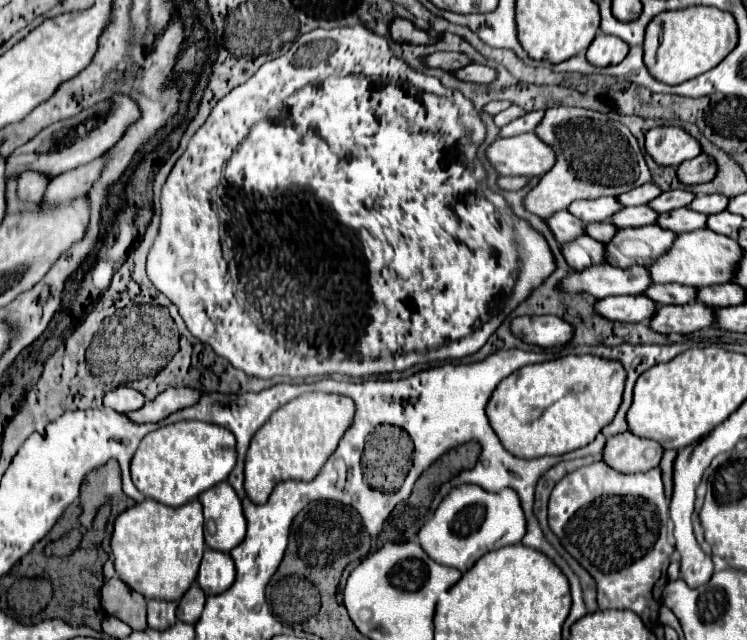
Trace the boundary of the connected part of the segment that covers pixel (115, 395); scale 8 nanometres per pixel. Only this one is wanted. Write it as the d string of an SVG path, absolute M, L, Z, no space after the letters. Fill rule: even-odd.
M118 386L114 390L110 390L108 394L104 394L104 406L112 408L120 414L130 412L130 410L138 410L144 404L144 396L140 392L136 392L134 388L126 388L126 386Z

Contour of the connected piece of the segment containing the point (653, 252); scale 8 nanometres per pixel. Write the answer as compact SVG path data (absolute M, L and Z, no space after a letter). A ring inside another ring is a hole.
M656 224L644 228L624 228L618 230L608 244L604 244L604 258L608 264L620 268L630 268L634 264L650 266L656 258L670 250L674 240L674 232Z

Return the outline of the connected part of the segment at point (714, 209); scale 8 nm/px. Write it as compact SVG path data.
M704 194L704 196L696 196L696 200L692 200L692 204L688 204L686 208L704 214L718 214L726 210L726 206L728 206L728 198L724 194Z

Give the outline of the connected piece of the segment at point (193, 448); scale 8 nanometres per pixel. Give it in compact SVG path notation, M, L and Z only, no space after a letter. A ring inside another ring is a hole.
M174 422L144 436L132 464L132 482L146 496L166 506L182 506L200 492L226 480L236 464L236 438L222 426L206 422Z

